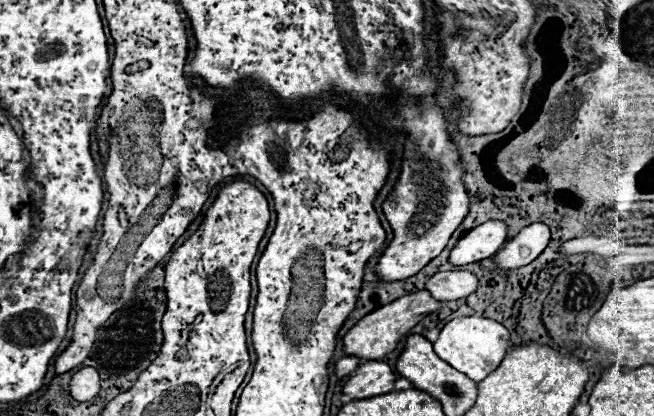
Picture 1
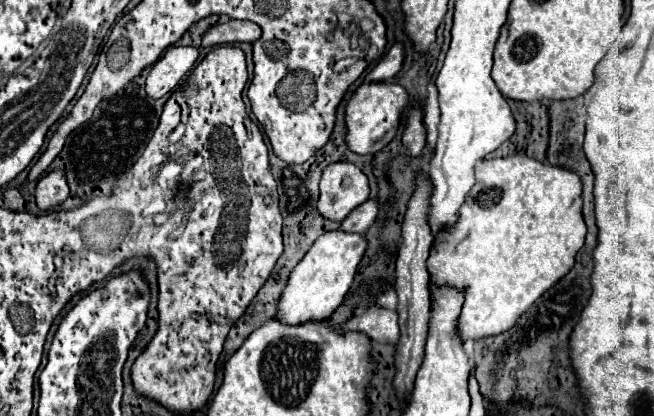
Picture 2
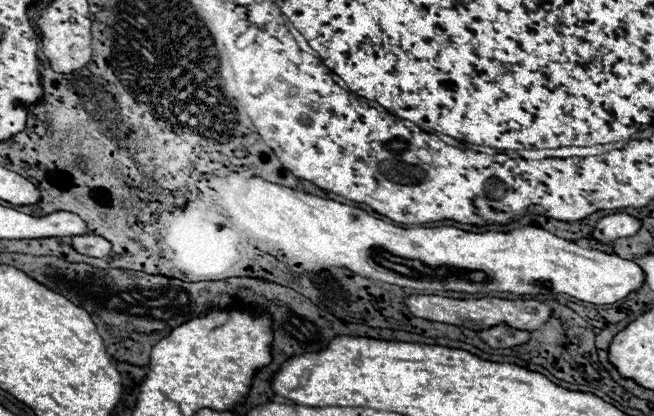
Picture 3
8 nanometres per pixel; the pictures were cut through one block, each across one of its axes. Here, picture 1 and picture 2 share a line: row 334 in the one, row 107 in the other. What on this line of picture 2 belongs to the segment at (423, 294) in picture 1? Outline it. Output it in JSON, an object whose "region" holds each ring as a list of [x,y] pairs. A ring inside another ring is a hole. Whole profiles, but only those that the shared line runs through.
{"region":[[[362,84],[346,104],[346,144],[356,154],[380,152],[398,132],[400,114],[408,106],[408,94],[396,84]]]}

